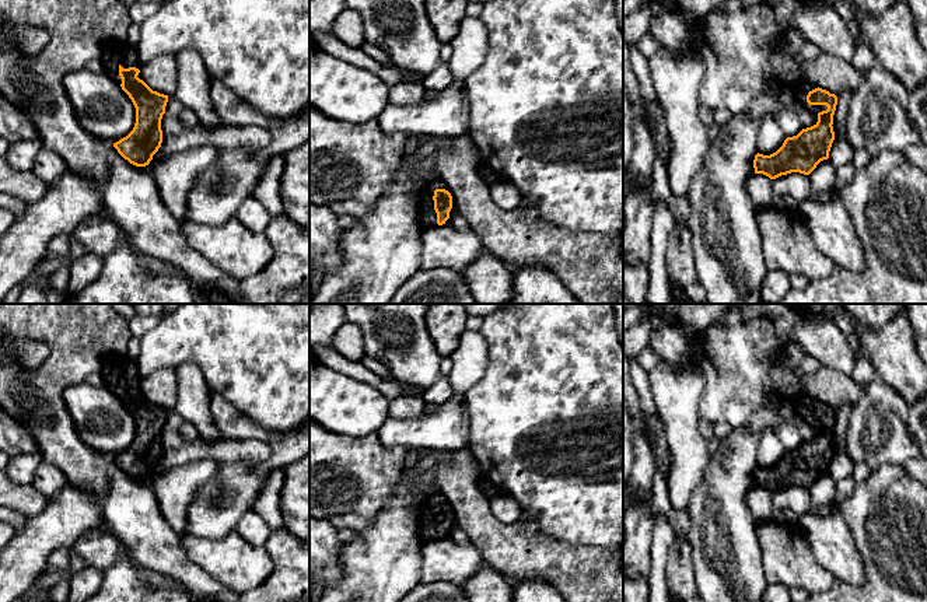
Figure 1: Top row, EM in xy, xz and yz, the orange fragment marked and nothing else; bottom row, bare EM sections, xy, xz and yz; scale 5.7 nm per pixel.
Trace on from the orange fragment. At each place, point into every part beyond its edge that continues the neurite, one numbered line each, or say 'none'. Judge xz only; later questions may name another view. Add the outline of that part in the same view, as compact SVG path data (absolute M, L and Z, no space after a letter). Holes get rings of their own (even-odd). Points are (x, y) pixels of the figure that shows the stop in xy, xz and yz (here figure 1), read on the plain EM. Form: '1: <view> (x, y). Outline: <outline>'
1: xz (426, 521). Outline: M437 491L434 496L428 497L424 501L421 511L420 511L420 517L419 517L420 538L423 543L438 539L437 526L434 524L434 514L433 514L435 503L445 503L452 510L452 505L449 504L449 501L440 491ZM452 510L452 522L449 525L449 532L445 535L445 538L451 536L455 528L456 528L456 517Z

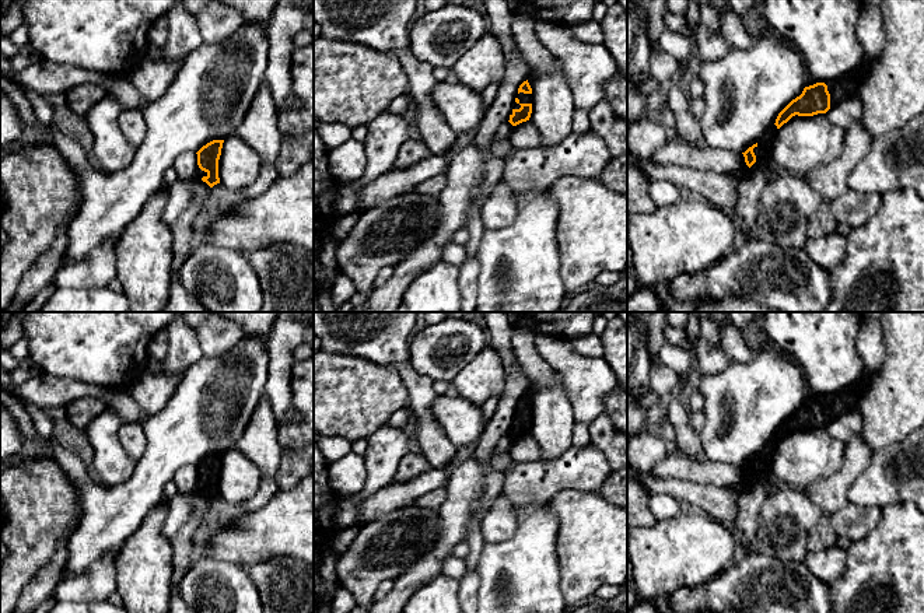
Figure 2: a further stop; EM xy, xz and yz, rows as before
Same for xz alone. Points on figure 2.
1: xz (524, 412). Outline: M519 406L517 407L517 411L519 416L514 416L512 423L519 423L522 417L532 417L532 407Z

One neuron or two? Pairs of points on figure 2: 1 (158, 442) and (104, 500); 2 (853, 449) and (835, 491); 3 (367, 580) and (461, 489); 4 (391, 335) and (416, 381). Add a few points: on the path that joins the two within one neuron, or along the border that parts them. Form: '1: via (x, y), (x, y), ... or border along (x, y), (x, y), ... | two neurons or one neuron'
1: via (158, 461), (122, 498) | one neuron
2: via (853, 459), (853, 465), (840, 482) | one neuron
3: border along (438, 508), (438, 531), (431, 543) | two neurons
4: via (391, 346), (405, 370) | one neuron

